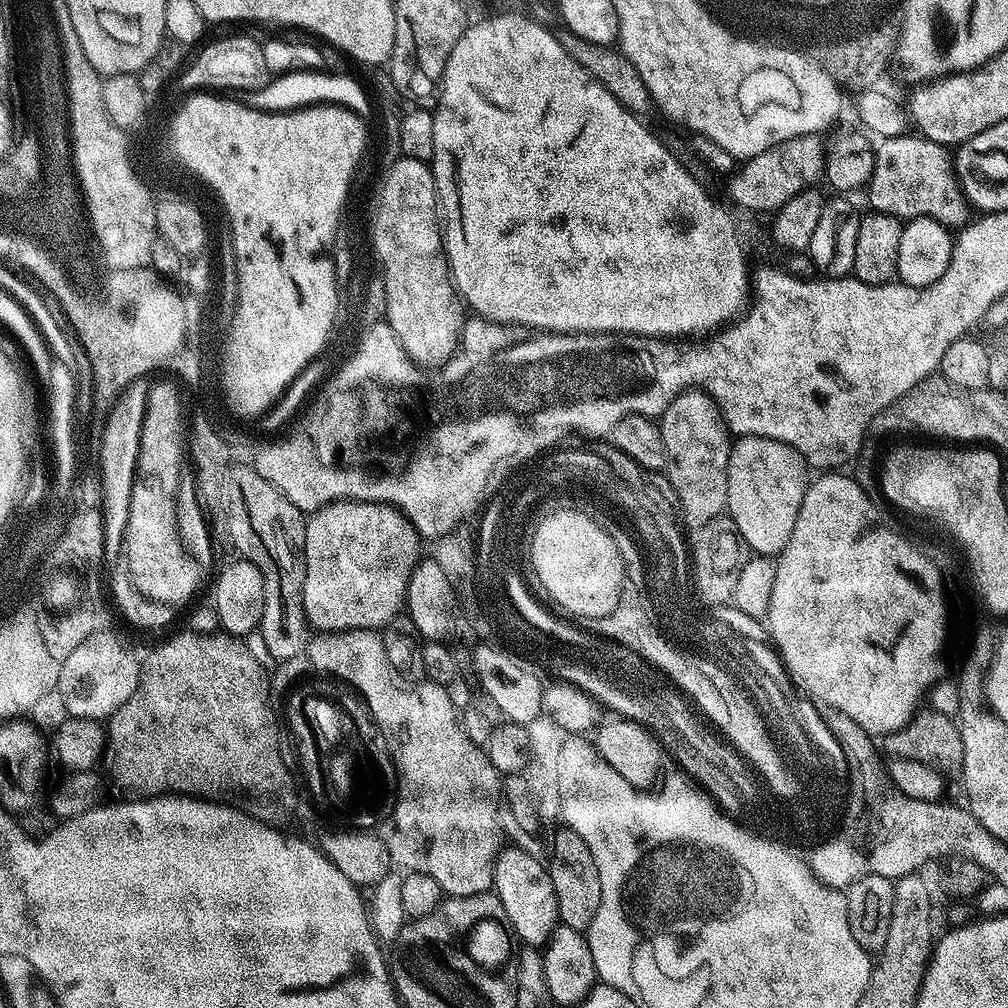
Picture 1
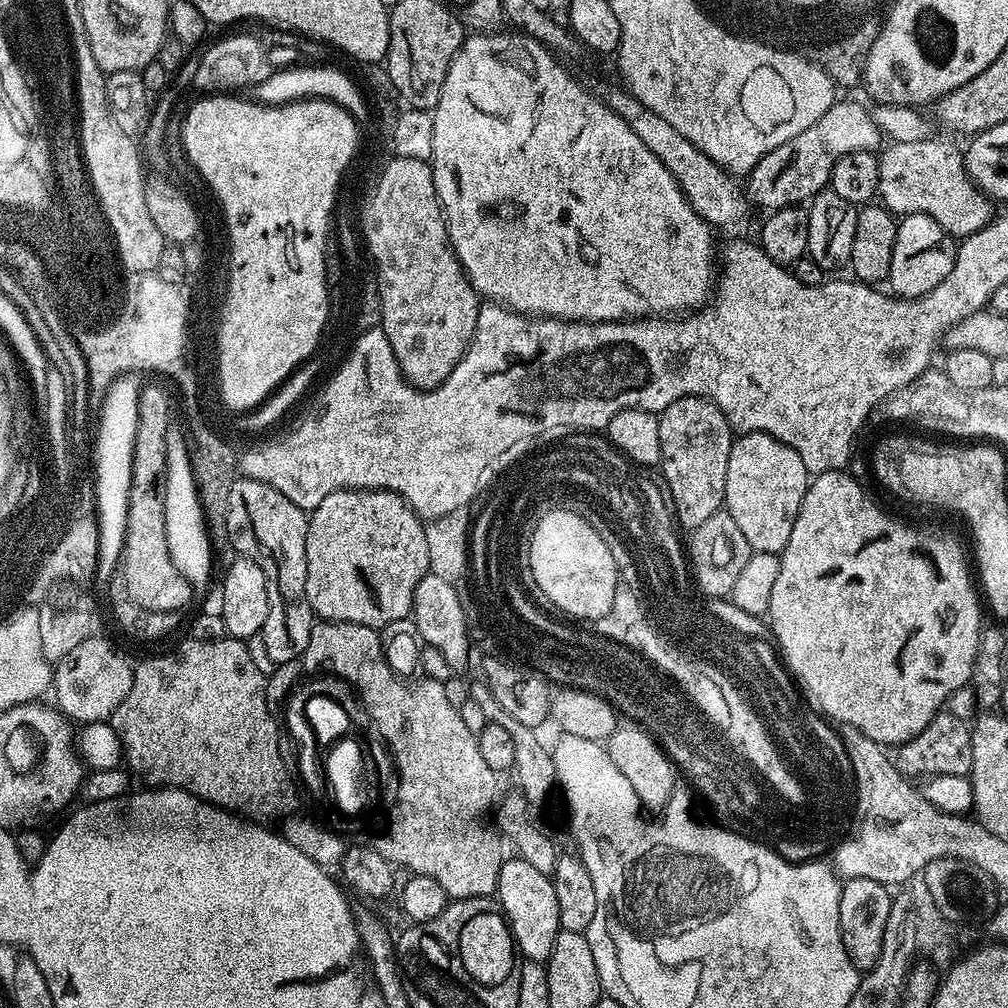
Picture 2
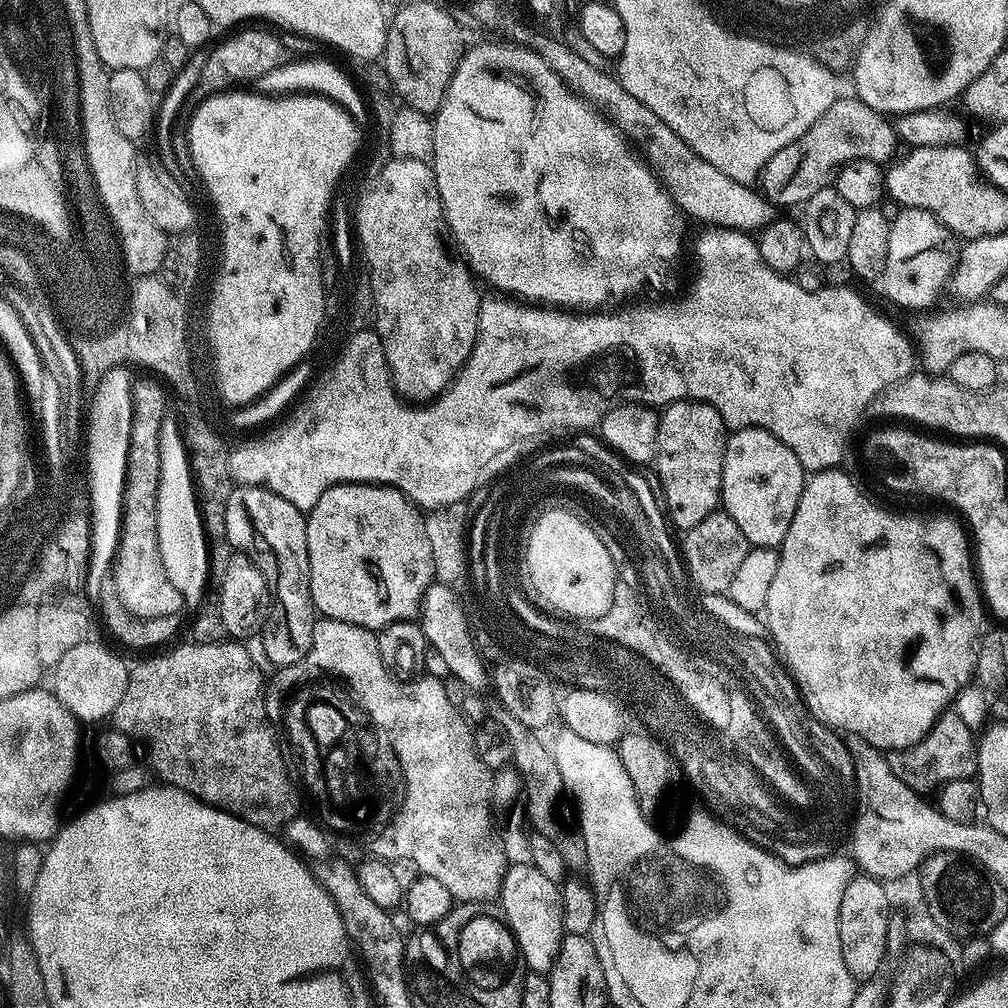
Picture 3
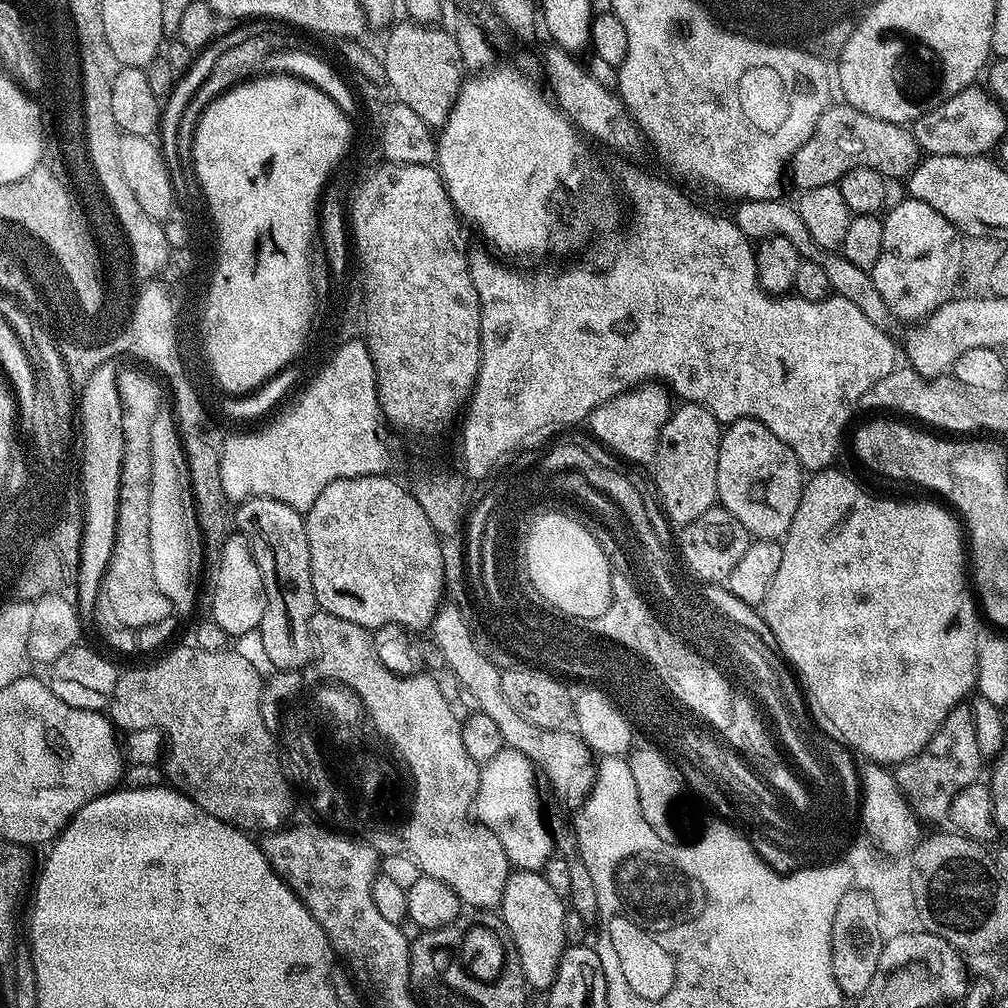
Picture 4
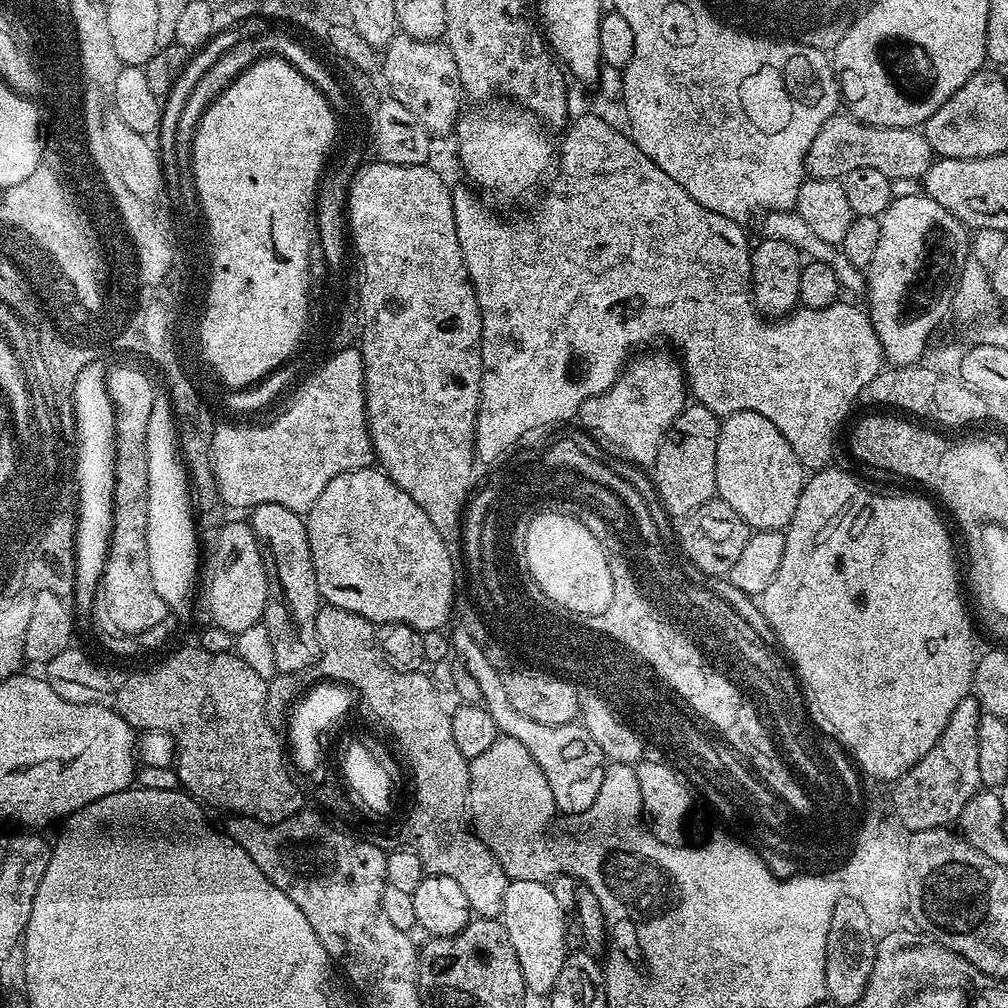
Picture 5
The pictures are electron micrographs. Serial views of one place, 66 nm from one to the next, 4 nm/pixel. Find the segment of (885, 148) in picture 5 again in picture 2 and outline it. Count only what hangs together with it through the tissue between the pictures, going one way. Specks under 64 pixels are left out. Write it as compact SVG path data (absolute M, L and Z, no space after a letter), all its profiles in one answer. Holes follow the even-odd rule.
M830 105L814 126L802 130L802 134L794 134L794 138L770 150L752 167L746 177L747 197L753 205L758 204L767 210L803 205L829 187L834 162L838 162L842 154L879 149L880 140L882 129L865 105Z

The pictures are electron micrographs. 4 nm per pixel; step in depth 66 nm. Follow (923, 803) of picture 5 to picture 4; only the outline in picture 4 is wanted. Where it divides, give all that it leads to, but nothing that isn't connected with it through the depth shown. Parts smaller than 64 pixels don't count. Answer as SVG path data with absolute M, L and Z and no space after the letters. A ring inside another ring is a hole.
M961 702L950 714L946 722L938 726L934 738L914 758L895 765L896 787L908 800L912 812L921 821L944 820L950 806L966 786L981 779L980 767L986 764L986 758L978 750L978 738L974 731L974 718L971 707Z

